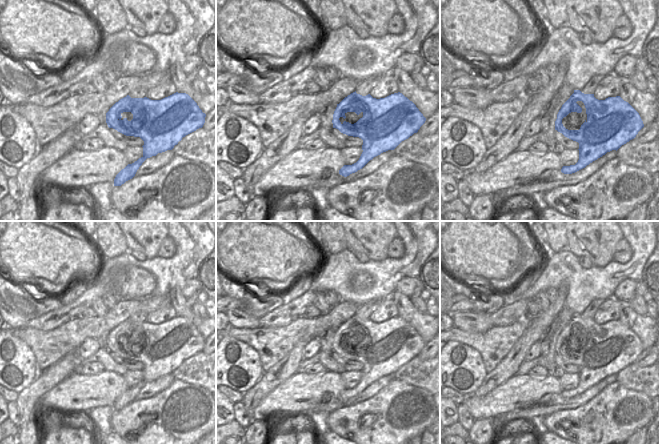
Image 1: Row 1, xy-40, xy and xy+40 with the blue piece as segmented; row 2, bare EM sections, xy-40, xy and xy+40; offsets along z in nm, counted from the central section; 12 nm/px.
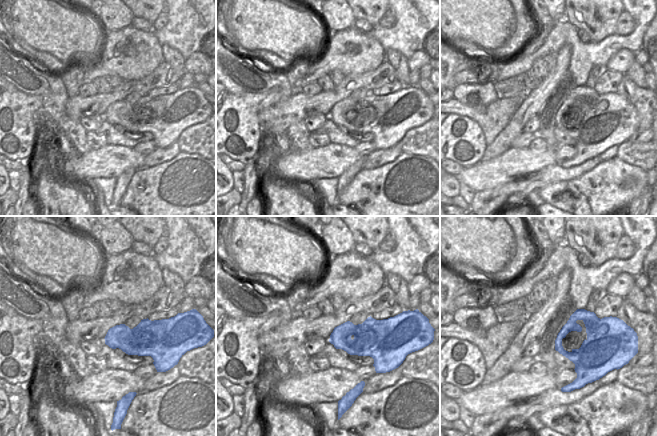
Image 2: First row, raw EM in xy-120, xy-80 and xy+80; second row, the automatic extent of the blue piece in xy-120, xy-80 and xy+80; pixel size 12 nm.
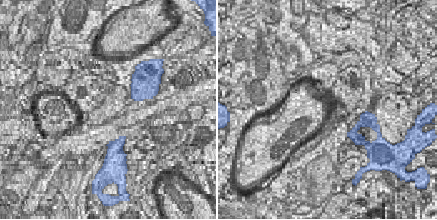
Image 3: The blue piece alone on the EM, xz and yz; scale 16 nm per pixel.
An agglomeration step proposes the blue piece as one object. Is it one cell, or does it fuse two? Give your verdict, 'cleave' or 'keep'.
keep

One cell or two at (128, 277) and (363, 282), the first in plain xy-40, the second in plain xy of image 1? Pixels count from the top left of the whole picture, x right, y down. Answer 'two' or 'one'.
one

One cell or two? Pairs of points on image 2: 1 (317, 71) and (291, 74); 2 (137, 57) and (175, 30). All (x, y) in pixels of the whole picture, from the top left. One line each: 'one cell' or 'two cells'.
1: two cells
2: two cells

